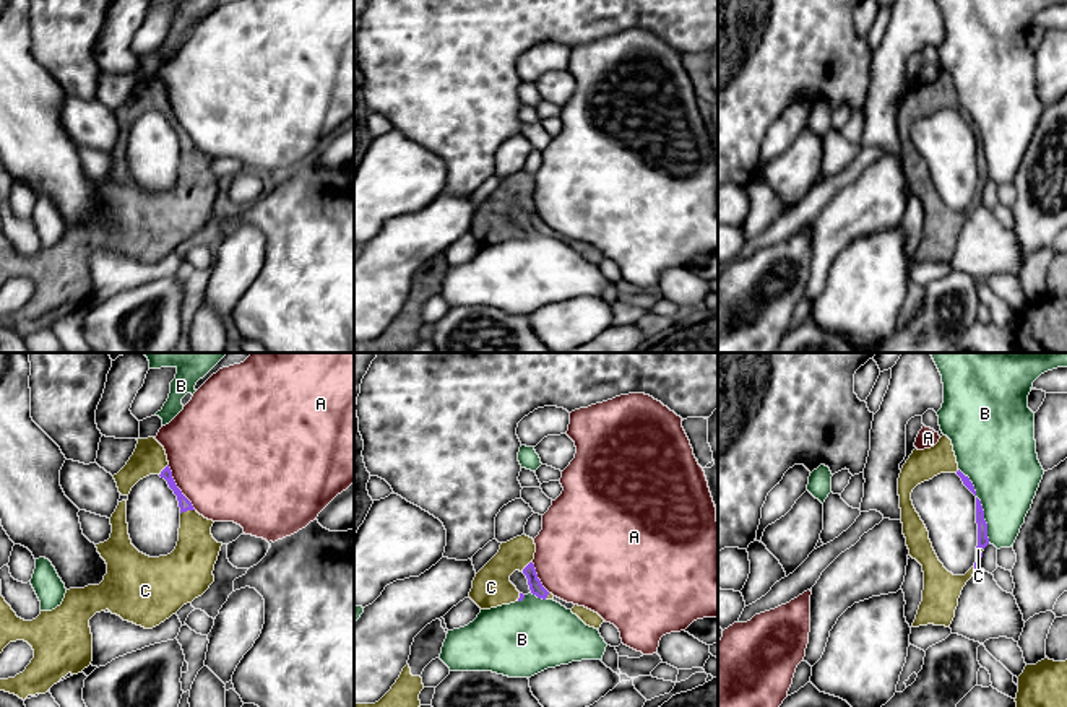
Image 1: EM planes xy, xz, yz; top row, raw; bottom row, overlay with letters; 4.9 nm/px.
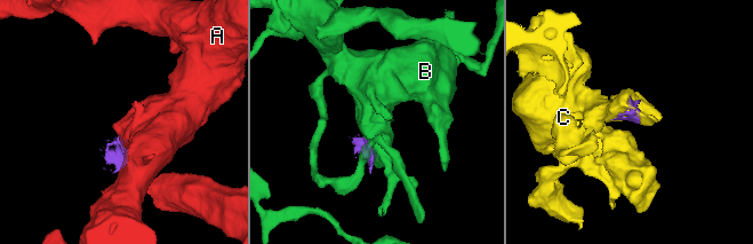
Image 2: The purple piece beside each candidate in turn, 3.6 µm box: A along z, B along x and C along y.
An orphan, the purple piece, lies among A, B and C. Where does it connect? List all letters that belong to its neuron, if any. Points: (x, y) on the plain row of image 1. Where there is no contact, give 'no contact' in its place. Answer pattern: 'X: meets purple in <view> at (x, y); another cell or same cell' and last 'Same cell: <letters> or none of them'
A: meets purple in xy at (177, 124); another cell
B: meets purple in yz at (981, 142); another cell
C: meets purple in xy at (187, 145); same cell
Same cell: C

